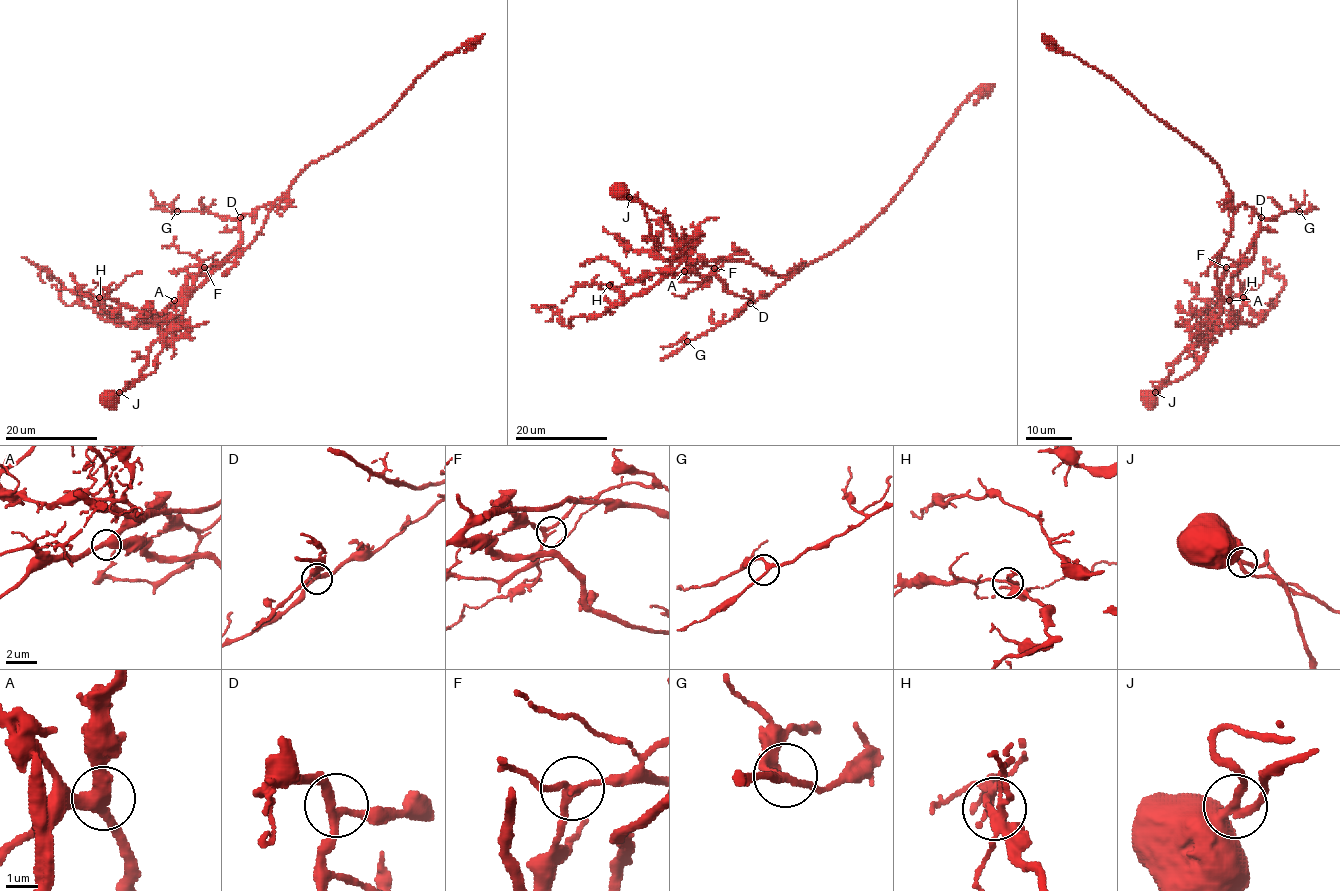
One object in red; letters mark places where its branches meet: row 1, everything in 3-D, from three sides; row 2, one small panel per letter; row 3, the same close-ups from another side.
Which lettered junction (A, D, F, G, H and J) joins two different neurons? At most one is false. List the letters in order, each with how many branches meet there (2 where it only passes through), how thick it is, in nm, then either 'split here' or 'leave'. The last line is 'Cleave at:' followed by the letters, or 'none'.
A: 3 | 380 nm | leave
D: 3 | 240 nm | leave
F: 3 | 200 nm | leave
G: 3 | 200 nm | leave
H: 4 | 240 nm | leave
J: 3 | 260 nm | split here
Cleave at: J

